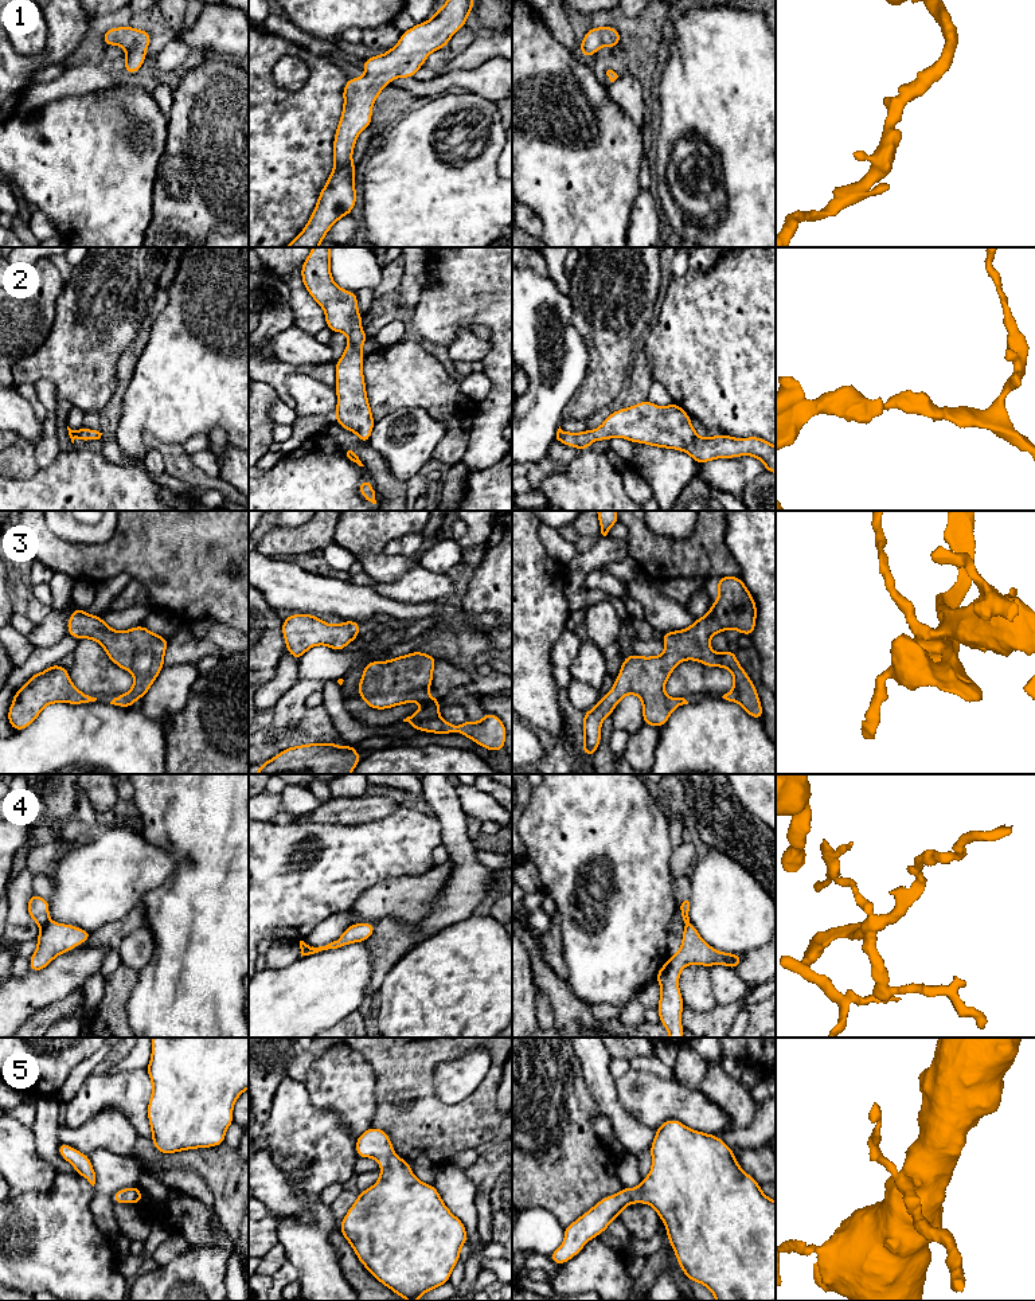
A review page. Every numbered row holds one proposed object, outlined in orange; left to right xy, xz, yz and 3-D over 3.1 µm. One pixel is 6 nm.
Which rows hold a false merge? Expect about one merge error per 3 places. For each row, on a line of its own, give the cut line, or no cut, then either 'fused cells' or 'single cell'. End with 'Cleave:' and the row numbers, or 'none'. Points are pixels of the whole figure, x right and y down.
1: no cut; single cell
2: no cut; single cell
3: no cut; single cell
4: cut in xy along (50, 921), (40, 926); fused cells
5: no cut; single cell
Cleave: 4

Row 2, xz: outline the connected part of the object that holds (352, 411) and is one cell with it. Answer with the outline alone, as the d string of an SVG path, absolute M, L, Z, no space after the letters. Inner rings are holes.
M313 247L301 267L305 289L324 309L327 328L348 336L343 356L336 360L337 394L336 423L359 435L359 442L370 441L375 419L367 399L363 376L364 355L362 345L367 341L360 328L363 316L358 312L356 292L347 292L335 285L331 276L331 247Z

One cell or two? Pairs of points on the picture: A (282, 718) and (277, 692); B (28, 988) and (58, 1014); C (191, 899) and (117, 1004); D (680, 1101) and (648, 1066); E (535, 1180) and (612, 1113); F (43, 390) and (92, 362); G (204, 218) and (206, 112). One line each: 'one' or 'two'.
A: two
B: two
C: two
D: two
E: two
F: two
G: one

